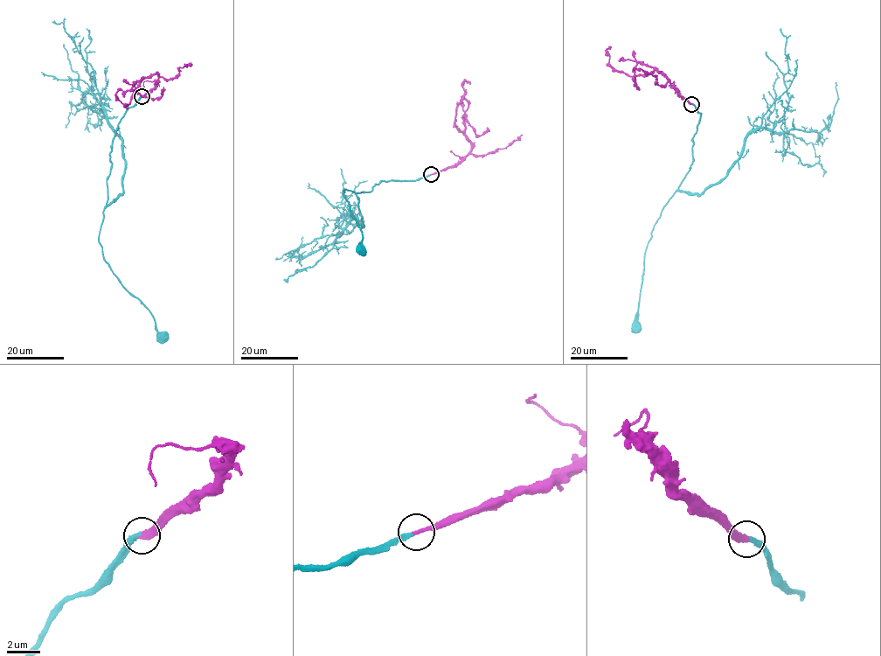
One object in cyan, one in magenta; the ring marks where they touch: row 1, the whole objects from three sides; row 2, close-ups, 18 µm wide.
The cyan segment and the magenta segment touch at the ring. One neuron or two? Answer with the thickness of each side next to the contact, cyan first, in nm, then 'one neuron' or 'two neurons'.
calibres 280 and 320 nm; one neuron

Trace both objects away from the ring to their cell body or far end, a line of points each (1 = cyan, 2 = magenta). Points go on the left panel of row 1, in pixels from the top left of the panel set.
1: (142, 96), (128, 108), (114, 136), (107, 205), (99, 239), (103, 257), (123, 288), (149, 310), (162, 337)
2: (142, 96), (154, 87), (157, 73), (140, 83), (130, 102), (125, 107), (115, 95), (121, 90)

